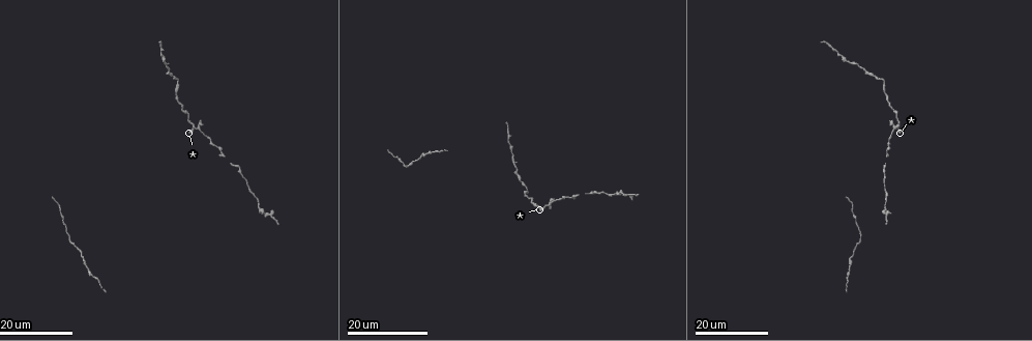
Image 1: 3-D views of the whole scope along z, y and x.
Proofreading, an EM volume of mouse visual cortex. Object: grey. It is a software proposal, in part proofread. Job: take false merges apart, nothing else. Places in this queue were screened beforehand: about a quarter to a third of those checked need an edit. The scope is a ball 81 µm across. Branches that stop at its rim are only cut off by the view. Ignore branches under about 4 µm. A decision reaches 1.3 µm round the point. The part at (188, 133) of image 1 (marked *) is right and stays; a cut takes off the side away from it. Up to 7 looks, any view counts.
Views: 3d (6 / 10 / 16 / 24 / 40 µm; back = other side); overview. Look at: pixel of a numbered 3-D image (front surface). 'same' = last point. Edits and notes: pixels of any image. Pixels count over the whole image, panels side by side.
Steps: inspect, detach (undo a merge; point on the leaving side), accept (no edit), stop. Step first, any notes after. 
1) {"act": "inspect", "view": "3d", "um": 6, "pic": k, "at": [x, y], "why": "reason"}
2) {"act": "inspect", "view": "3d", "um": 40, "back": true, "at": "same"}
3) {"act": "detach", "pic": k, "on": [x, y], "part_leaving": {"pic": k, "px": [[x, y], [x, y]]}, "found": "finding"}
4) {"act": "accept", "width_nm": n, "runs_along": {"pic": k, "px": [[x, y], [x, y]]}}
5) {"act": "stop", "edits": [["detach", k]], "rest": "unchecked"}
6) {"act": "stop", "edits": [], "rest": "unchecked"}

{"act": "inspect", "view": "3d", "um": 24, "pic": 1, "at": [201, 130], "why": "looks like a crossing"}

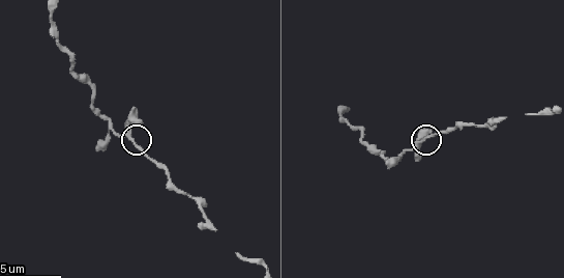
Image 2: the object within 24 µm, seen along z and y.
{"act": "inspect", "view": "3d", "um": 10, "pic": 2, "at": [417, 141], "why": "closer look"}

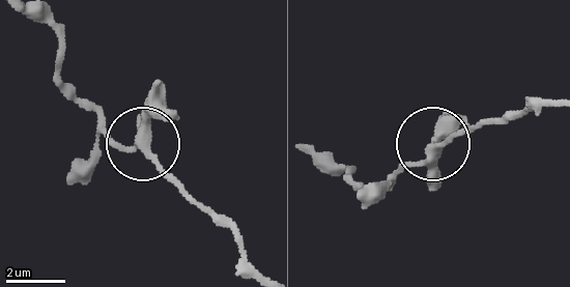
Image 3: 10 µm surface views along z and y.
{"act": "accept", "found": "all the same cell"}

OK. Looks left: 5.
{"act": "inspect", "view": "3d", "um": 10, "pic": 2, "at": [60, 43], "why": "a narrow waist"}

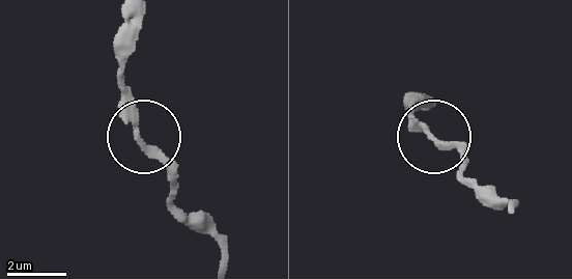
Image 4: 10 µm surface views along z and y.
{"act": "inspect", "view": "3d", "um": 10, "back": true, "pic": 4, "at": [428, 135]}

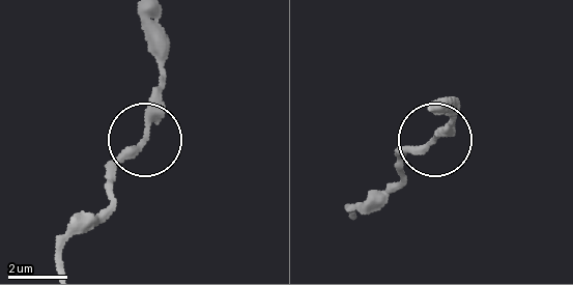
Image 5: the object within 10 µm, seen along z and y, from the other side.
{"act": "accept", "found": "all the same cell"}

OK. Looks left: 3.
{"act": "inspect", "view": "3d", "um": 24, "pic": 1, "at": [625, 197], "why": "calibre changes"}

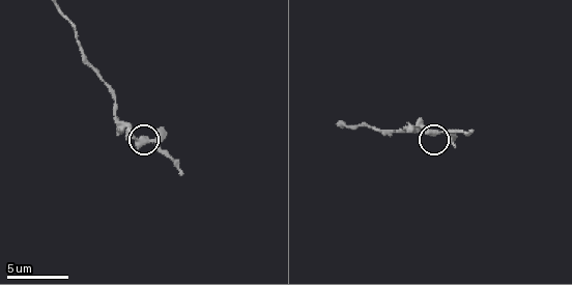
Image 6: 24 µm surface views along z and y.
{"act": "inspect", "view": "3d", "um": 6, "pic": 6, "at": [435, 134], "why": "closer look"}

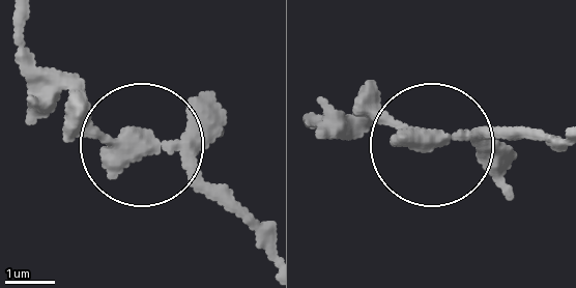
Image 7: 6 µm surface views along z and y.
{"act": "accept", "found": "one cell here"}

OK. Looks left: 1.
{"act": "stop", "edits": [], "rest": "unchecked"}

